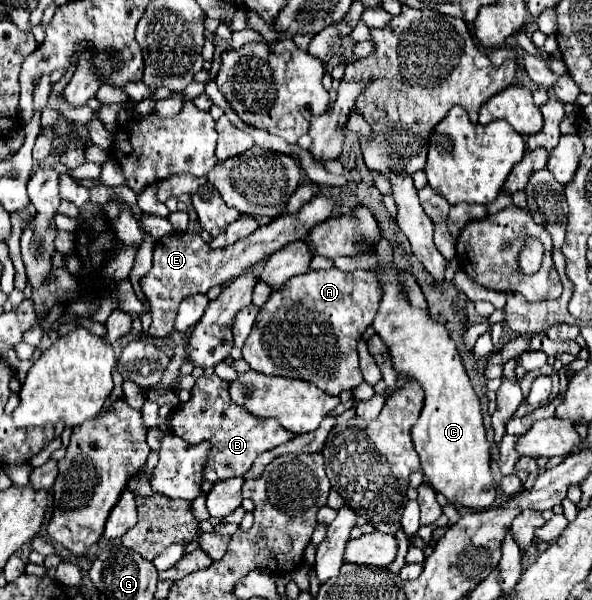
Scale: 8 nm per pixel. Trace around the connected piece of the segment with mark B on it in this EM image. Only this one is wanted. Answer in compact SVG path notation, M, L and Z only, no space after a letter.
M217 374L197 378L191 390L191 398L179 408L175 408L167 420L169 430L175 436L183 438L185 442L189 444L199 444L203 440L211 442L209 462L203 470L203 478L211 482L243 476L261 452L273 450L295 438L289 436L289 432L285 432L285 428L281 428L281 424L277 424L273 418L257 420L257 416L249 416L249 412L237 408L237 404L229 400L229 382L221 380Z

